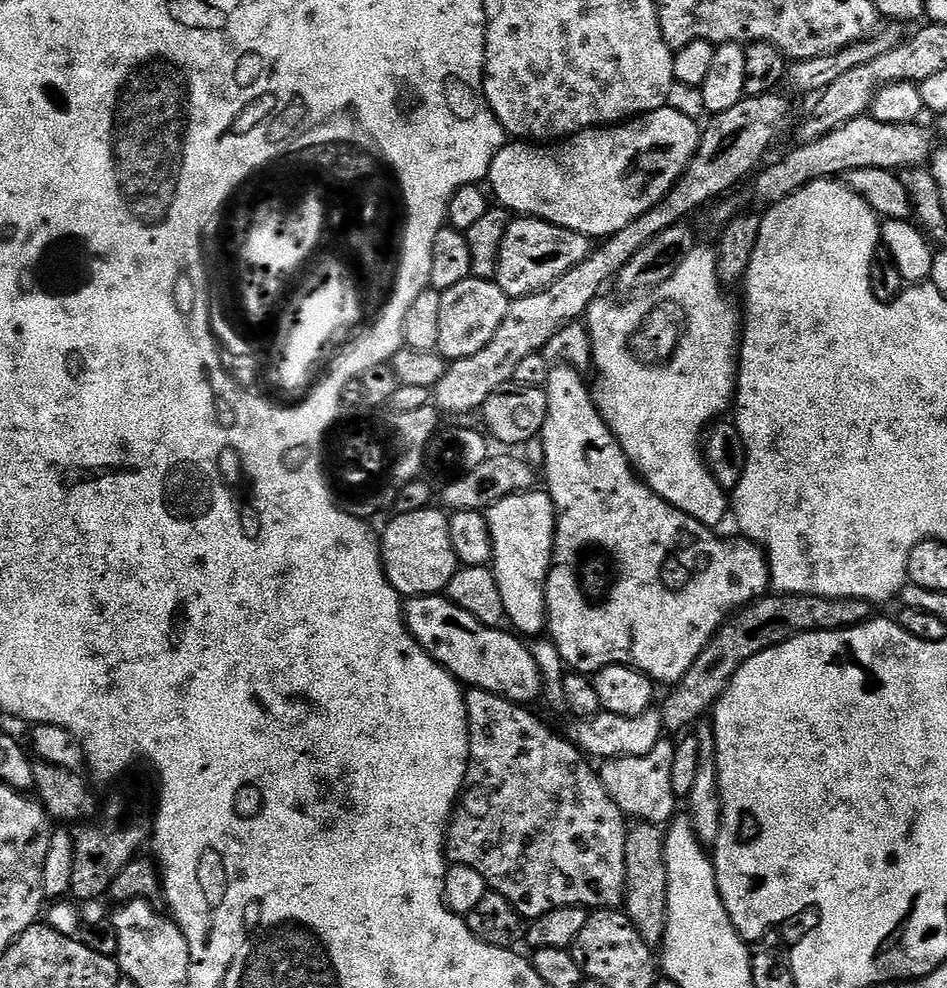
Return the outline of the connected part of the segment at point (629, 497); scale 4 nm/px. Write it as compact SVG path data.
M557 363L550 370L550 378L544 383L543 387L546 398L548 399L548 405L546 406L546 422L544 423L543 430L541 430L539 434L538 440L539 443L544 443L544 472L542 468L542 476L543 479L544 476L548 479L546 491L556 507L556 537L554 538L554 550L552 551L552 568L548 571L548 581L546 582L546 610L548 611L546 632L552 643L558 646L558 654L562 654L565 665L567 665L571 671L581 674L595 674L599 672L600 669L610 666L611 664L631 664L632 667L637 668L640 672L645 672L653 682L660 683L661 680L662 683L672 686L681 680L686 674L686 670L690 670L690 666L694 666L694 658L698 658L698 654L702 654L702 650L710 642L712 635L724 625L725 620L729 619L729 617L731 617L737 610L751 604L753 600L765 595L765 593L769 591L770 577L768 575L768 554L760 547L760 545L755 544L753 540L747 538L739 538L740 540L736 541L723 540L722 537L716 536L720 534L717 534L713 529L708 528L705 524L698 522L694 518L690 518L686 513L682 510L678 510L674 505L667 504L657 492L653 492L652 489L644 483L643 479L637 475L632 465L629 464L628 455L624 453L622 446L616 441L616 436L606 426L603 416L600 415L599 408L596 407L593 389L591 387L588 389L588 384L584 379L585 377L578 369L572 368L568 364Z

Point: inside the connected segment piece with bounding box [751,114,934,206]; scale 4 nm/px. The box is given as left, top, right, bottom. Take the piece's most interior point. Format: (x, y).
(865, 143)

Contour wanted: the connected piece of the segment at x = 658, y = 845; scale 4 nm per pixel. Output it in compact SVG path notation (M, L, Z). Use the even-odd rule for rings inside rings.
M636 822L628 829L626 838L626 882L624 883L623 911L627 912L630 922L642 934L647 944L653 946L663 945L666 934L666 922L668 921L668 875L666 874L666 854L664 853L663 827L654 824Z

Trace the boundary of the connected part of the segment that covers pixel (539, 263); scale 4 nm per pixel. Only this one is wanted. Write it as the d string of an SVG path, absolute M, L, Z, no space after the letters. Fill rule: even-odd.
M521 216L509 219L506 238L502 238L500 265L496 268L494 277L498 286L510 298L529 296L549 288L566 270L578 266L591 254L593 241L574 230L560 228L536 216Z

